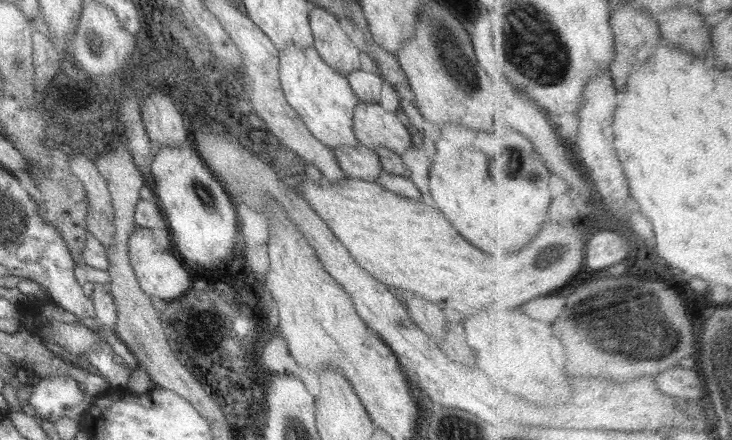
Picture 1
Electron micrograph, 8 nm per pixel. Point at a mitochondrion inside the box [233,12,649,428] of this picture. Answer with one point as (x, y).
(451, 43)

